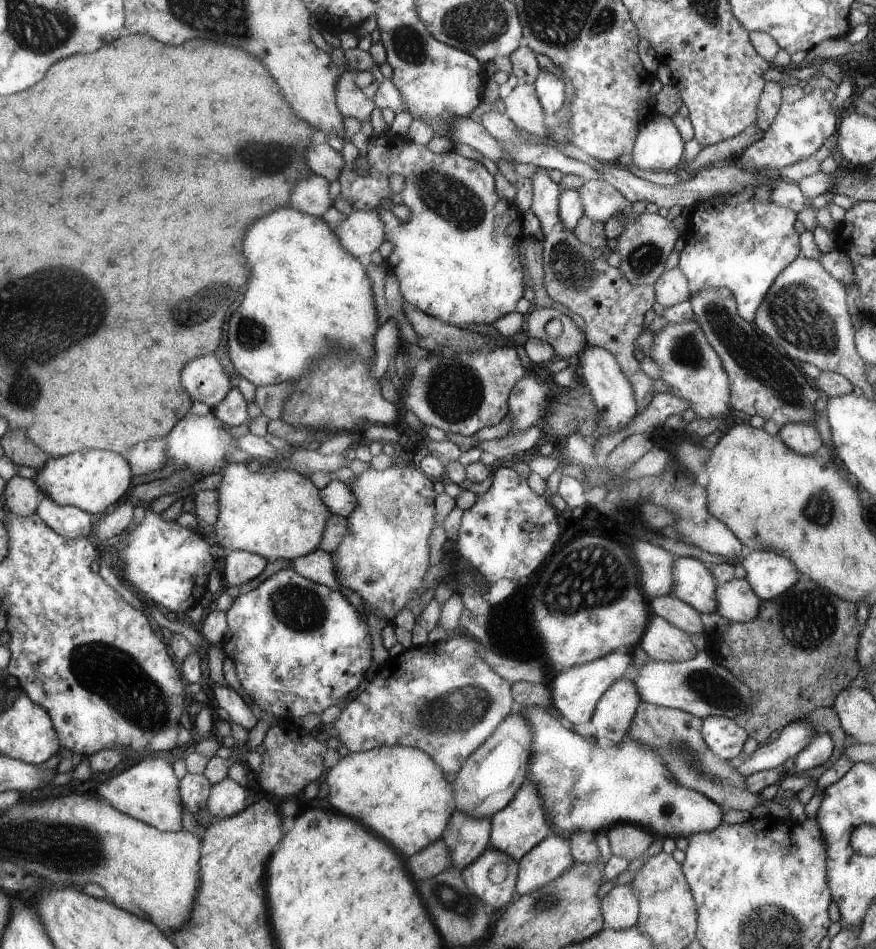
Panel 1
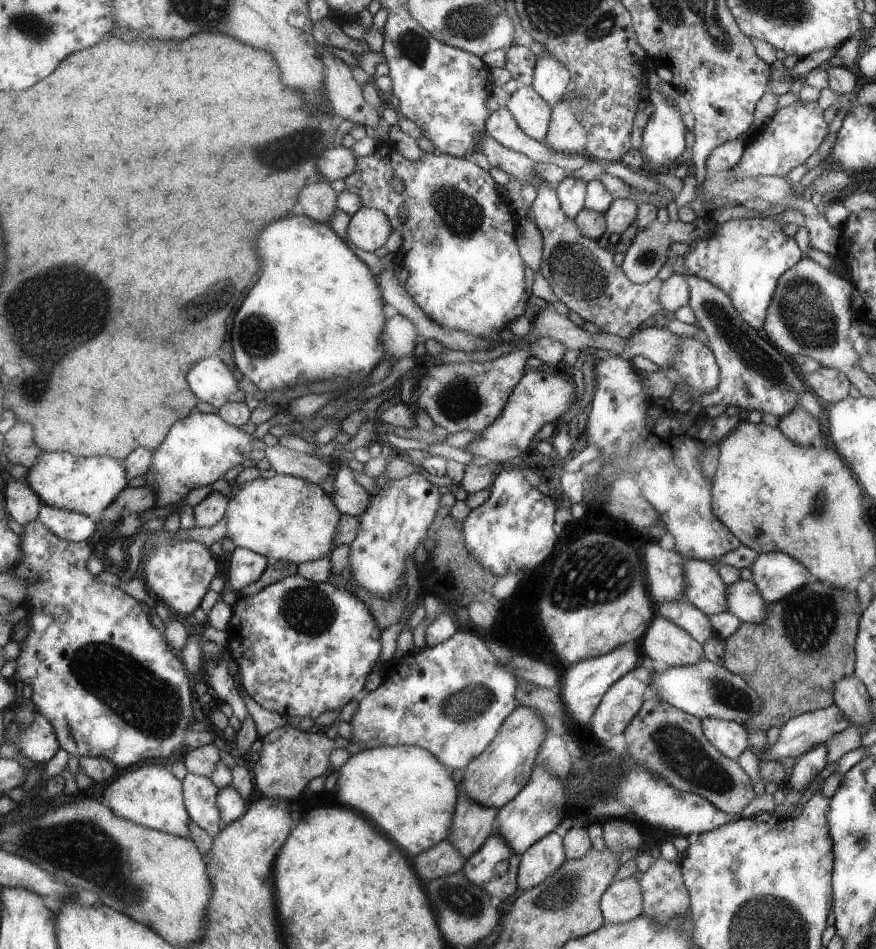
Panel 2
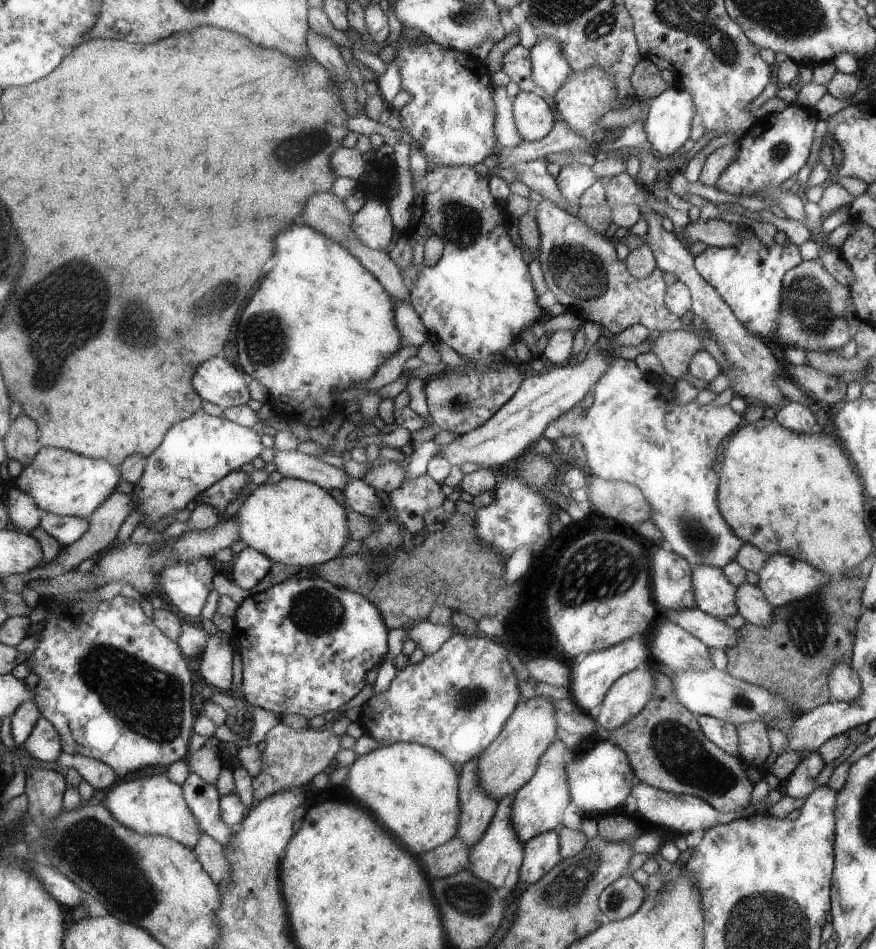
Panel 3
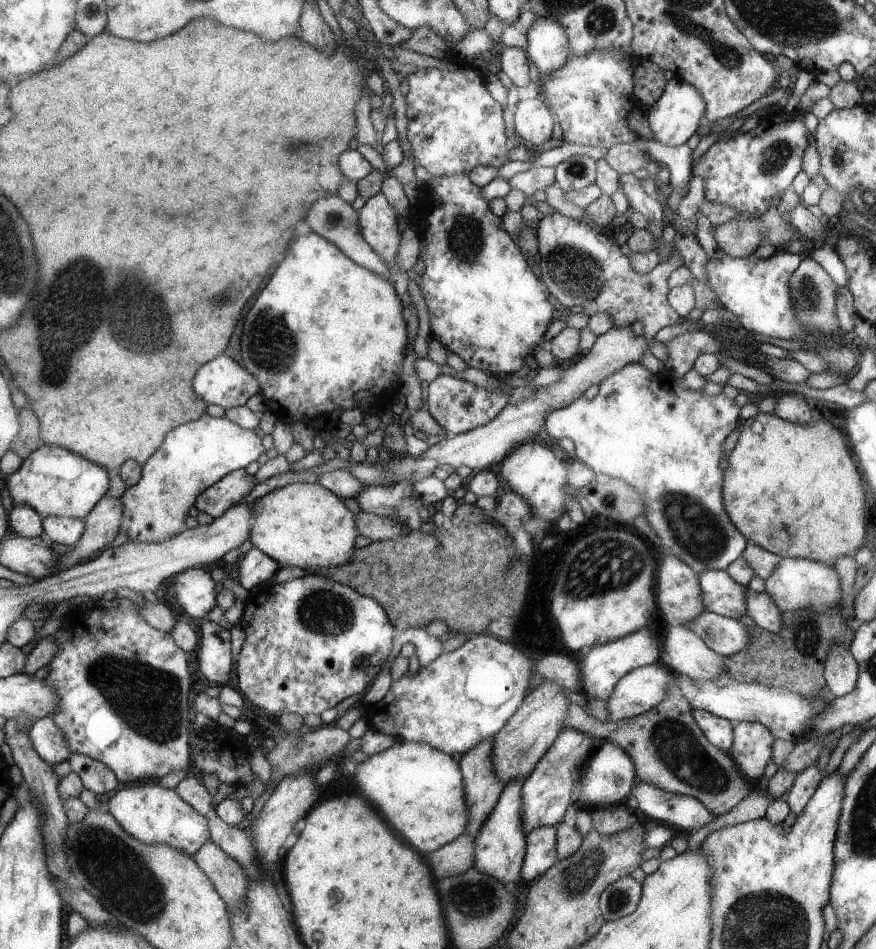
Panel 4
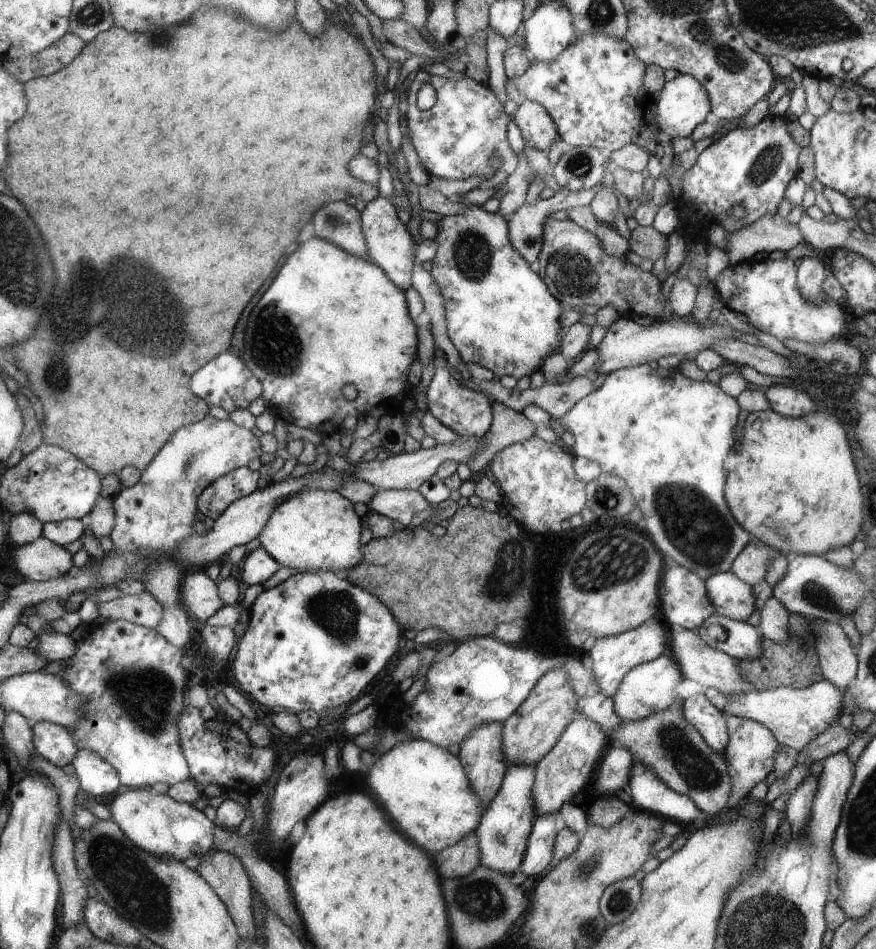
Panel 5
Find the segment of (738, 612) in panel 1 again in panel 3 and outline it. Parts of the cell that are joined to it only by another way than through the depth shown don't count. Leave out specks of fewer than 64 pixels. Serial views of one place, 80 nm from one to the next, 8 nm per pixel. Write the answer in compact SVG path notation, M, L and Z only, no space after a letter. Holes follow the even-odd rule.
M746 582L736 589L738 612L748 623L769 627L775 621L775 611L759 586Z

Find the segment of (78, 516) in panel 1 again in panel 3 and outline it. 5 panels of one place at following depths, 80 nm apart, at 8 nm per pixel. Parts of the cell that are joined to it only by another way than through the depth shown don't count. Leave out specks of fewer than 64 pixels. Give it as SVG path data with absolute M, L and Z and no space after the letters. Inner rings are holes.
M44 512L39 526L53 536L62 548L74 544L88 530L88 519Z

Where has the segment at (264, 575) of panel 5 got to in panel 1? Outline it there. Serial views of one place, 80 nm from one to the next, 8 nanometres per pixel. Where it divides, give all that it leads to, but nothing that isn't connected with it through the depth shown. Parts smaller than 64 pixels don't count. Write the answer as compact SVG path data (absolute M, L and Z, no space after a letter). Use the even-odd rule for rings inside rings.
M235 550L221 560L223 582L229 587L254 580L268 564L263 555Z

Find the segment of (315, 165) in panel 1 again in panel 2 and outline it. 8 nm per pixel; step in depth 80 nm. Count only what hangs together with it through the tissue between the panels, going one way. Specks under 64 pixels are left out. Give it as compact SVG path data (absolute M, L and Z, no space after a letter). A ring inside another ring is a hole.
M332 144L317 159L317 167L329 183L339 178L345 179L355 172L357 155L352 148Z

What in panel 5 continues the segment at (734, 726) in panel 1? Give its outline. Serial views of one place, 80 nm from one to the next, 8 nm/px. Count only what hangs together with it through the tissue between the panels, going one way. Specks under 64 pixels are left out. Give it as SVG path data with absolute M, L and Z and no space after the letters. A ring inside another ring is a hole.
M704 692L686 698L682 705L682 714L712 750L724 752L730 742L726 718L718 708L710 704Z

